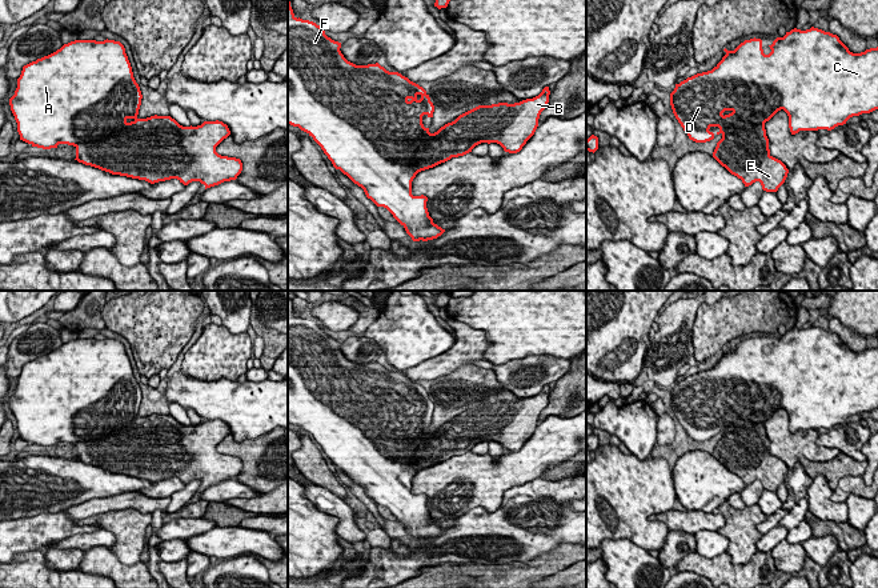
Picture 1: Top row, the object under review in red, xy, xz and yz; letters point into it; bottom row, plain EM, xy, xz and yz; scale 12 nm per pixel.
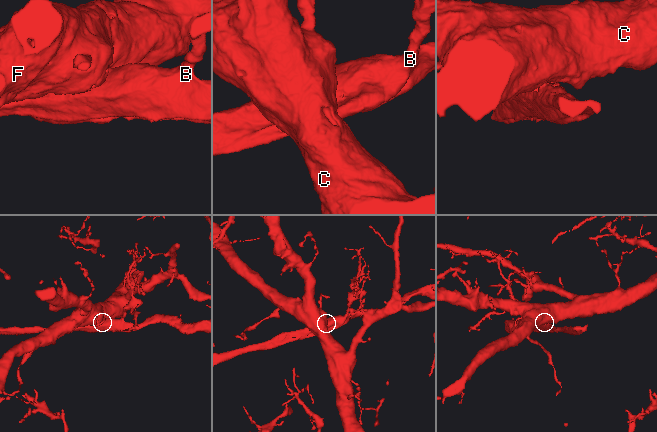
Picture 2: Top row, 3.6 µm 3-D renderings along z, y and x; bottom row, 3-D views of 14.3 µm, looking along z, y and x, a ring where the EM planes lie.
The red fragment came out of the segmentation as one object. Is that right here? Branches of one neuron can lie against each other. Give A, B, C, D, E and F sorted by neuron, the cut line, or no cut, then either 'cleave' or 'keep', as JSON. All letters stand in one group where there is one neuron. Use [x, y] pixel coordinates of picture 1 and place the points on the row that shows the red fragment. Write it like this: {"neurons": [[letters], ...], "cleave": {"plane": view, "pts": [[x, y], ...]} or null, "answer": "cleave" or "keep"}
{"neurons": [["A", "C", "D", "F"], ["B", "E"]], "cleave": {"plane": "xz", "pts": [[429, 132], [420, 148], [412, 146], [409, 163], [417, 172]]}, "answer": "cleave"}

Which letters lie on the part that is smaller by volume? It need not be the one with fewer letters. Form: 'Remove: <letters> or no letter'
Remove: B, E

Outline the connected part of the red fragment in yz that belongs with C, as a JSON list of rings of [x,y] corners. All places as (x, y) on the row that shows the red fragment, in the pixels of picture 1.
[[[814,27],[806,31],[794,28],[783,37],[777,37],[769,47],[771,52],[765,55],[761,39],[745,40],[734,51],[725,48],[726,55],[711,71],[675,84],[670,93],[670,105],[690,140],[695,143],[713,140],[714,133],[709,131],[711,127],[718,127],[717,135],[719,135],[737,124],[765,125],[781,109],[789,116],[791,135],[799,131],[831,131],[846,124],[853,116],[878,109],[878,47],[853,53],[837,35]]]

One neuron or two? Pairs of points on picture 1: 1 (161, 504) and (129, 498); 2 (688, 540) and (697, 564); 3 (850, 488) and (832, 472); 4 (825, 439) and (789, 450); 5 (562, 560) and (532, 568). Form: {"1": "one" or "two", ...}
{"1": "one", "2": "two", "3": "two", "4": "two", "5": "one"}

